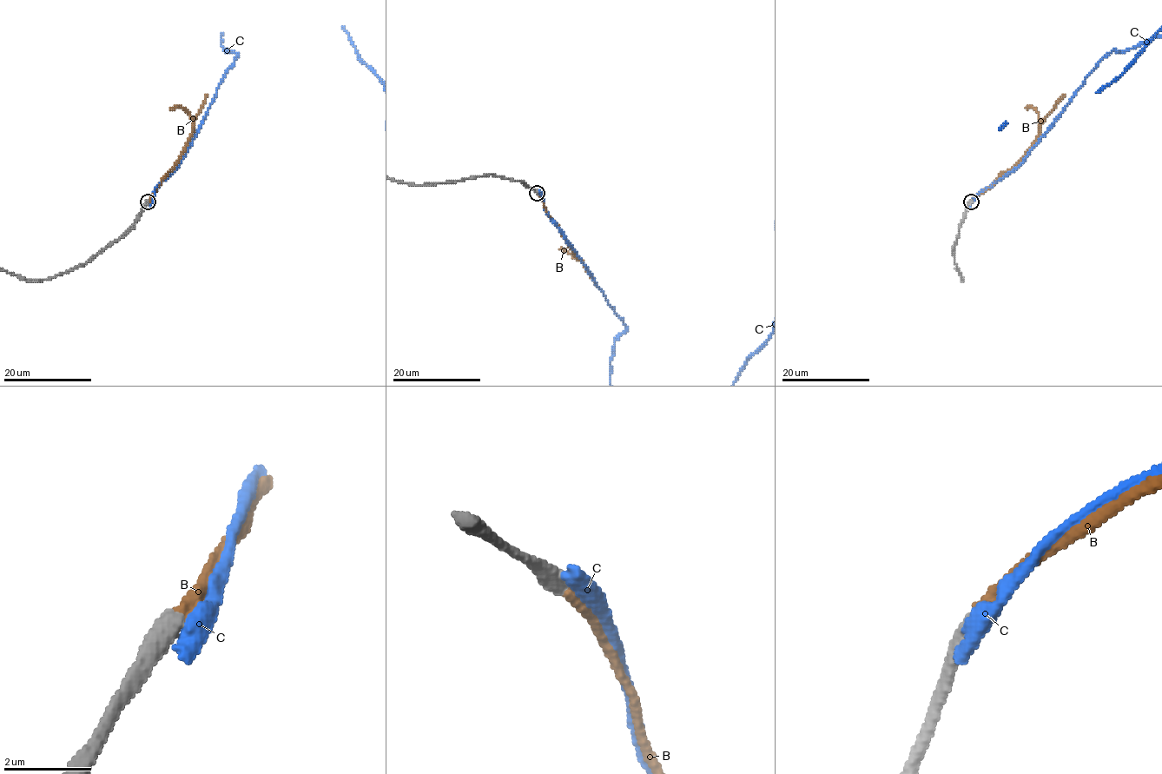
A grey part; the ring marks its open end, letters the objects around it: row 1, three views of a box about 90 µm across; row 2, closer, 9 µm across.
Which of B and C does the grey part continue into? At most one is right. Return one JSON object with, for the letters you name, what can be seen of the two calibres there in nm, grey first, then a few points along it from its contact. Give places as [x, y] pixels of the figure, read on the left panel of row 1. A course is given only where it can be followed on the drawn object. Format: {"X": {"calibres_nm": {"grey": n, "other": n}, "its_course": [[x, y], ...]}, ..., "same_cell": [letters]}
{"B": {"calibres_nm": {"grey": 480, "other": 400}, "its_course": [[147, 201], [181, 156], [192, 132], [192, 123], [207, 94]]}, "same_cell": ["B"]}

